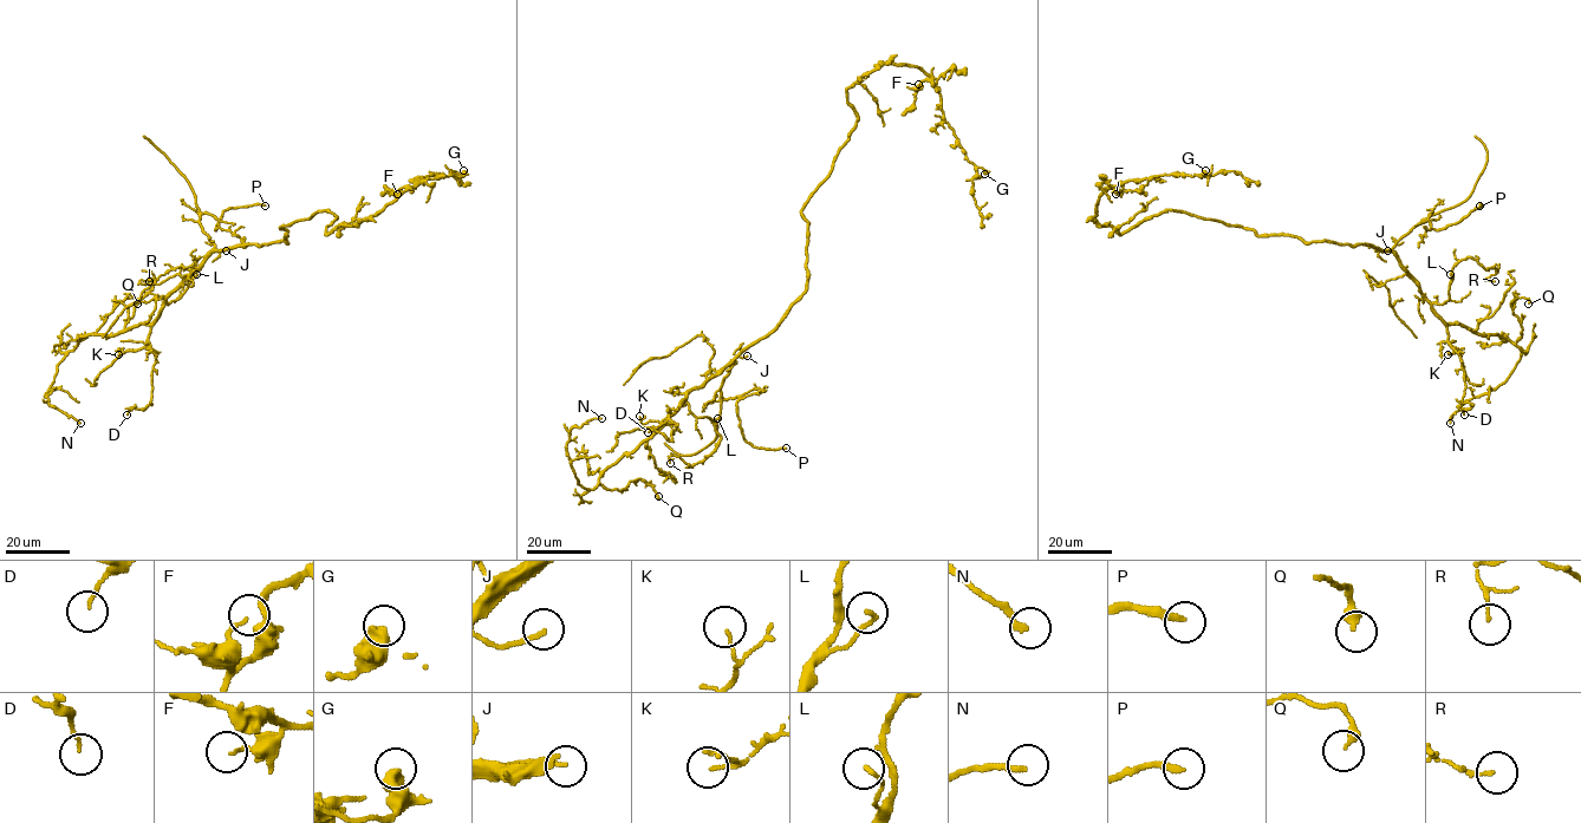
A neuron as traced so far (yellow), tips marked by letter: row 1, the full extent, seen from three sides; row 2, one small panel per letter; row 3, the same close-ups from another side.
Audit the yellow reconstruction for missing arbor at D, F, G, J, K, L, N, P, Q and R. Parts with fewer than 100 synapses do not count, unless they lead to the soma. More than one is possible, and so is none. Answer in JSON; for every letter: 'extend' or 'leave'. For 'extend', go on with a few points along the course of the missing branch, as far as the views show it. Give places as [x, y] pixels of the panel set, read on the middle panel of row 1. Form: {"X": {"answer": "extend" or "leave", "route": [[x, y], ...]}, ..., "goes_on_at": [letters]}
{"D": {"answer": "leave"}, "F": {"answer": "leave"}, "G": {"answer": "leave"}, "J": {"answer": "leave"}, "K": {"answer": "leave"}, "L": {"answer": "leave"}, "N": {"answer": "leave"}, "P": {"answer": "leave"}, "Q": {"answer": "leave"}, "R": {"answer": "leave"}, "goes_on_at": []}

